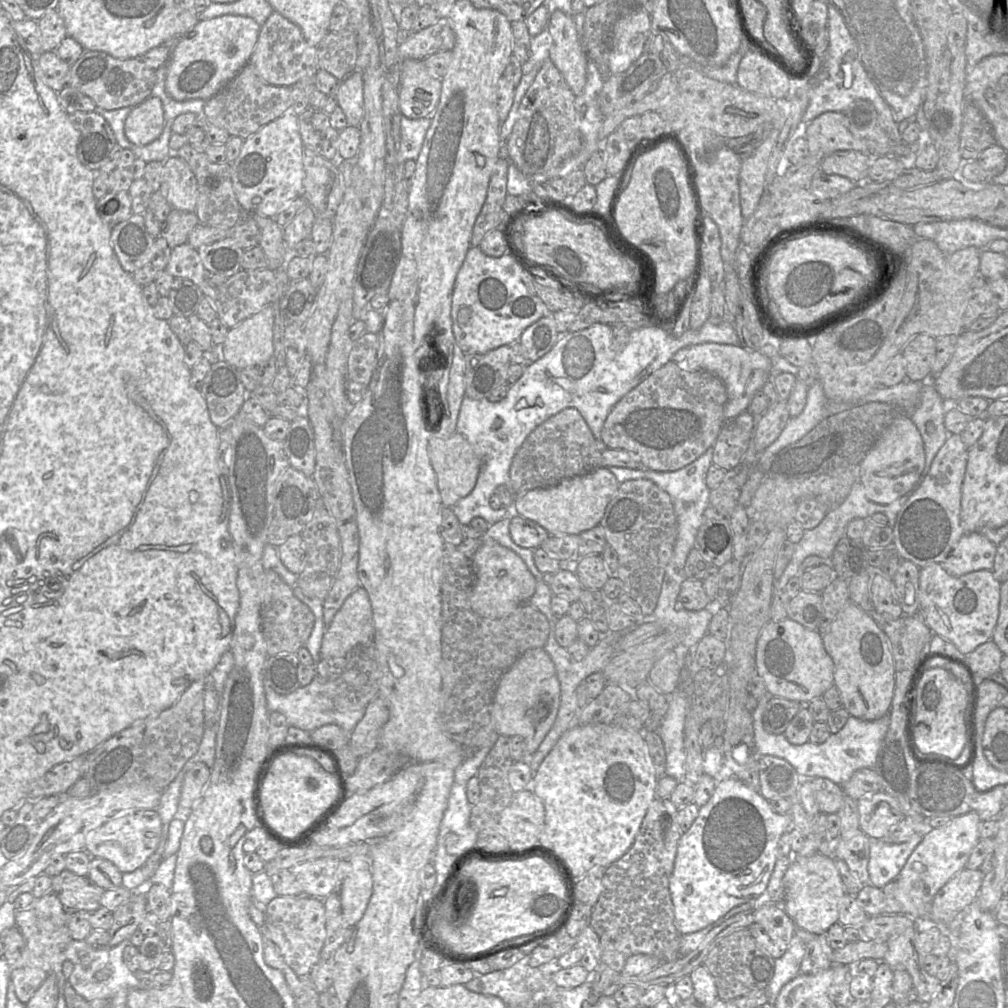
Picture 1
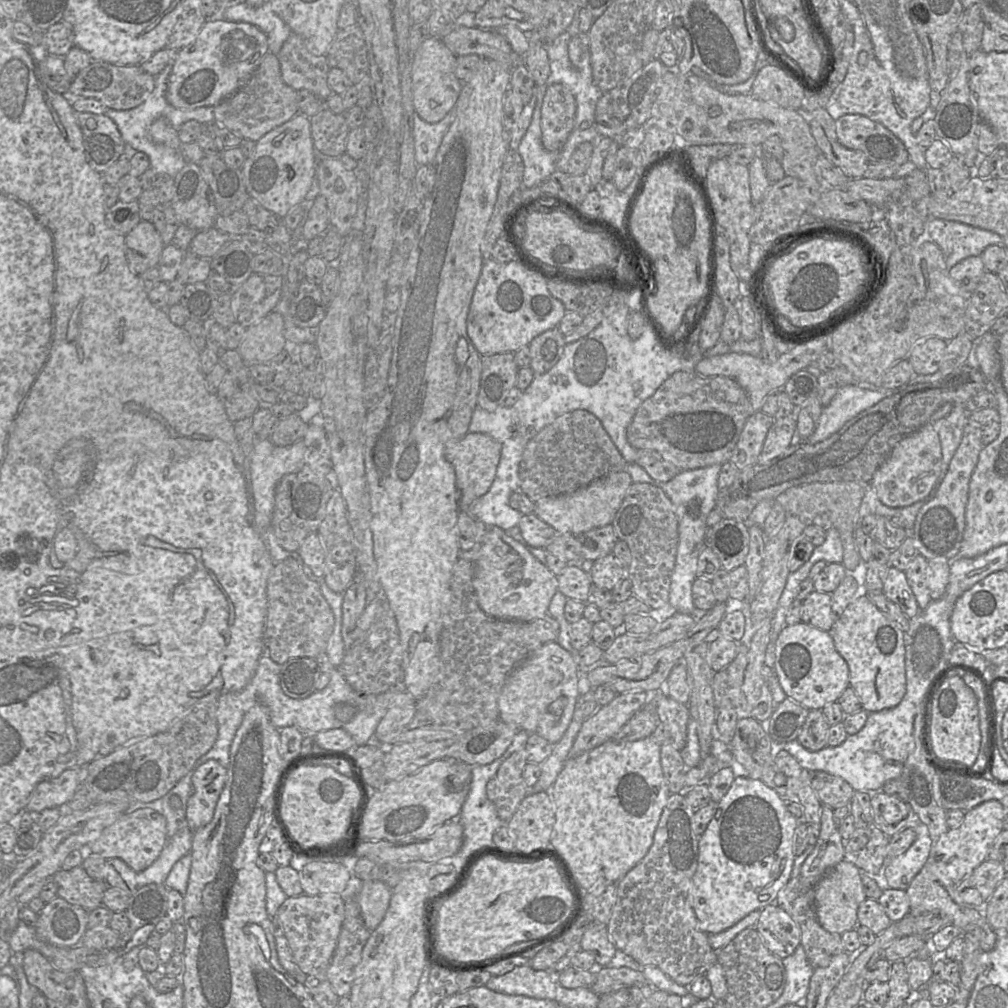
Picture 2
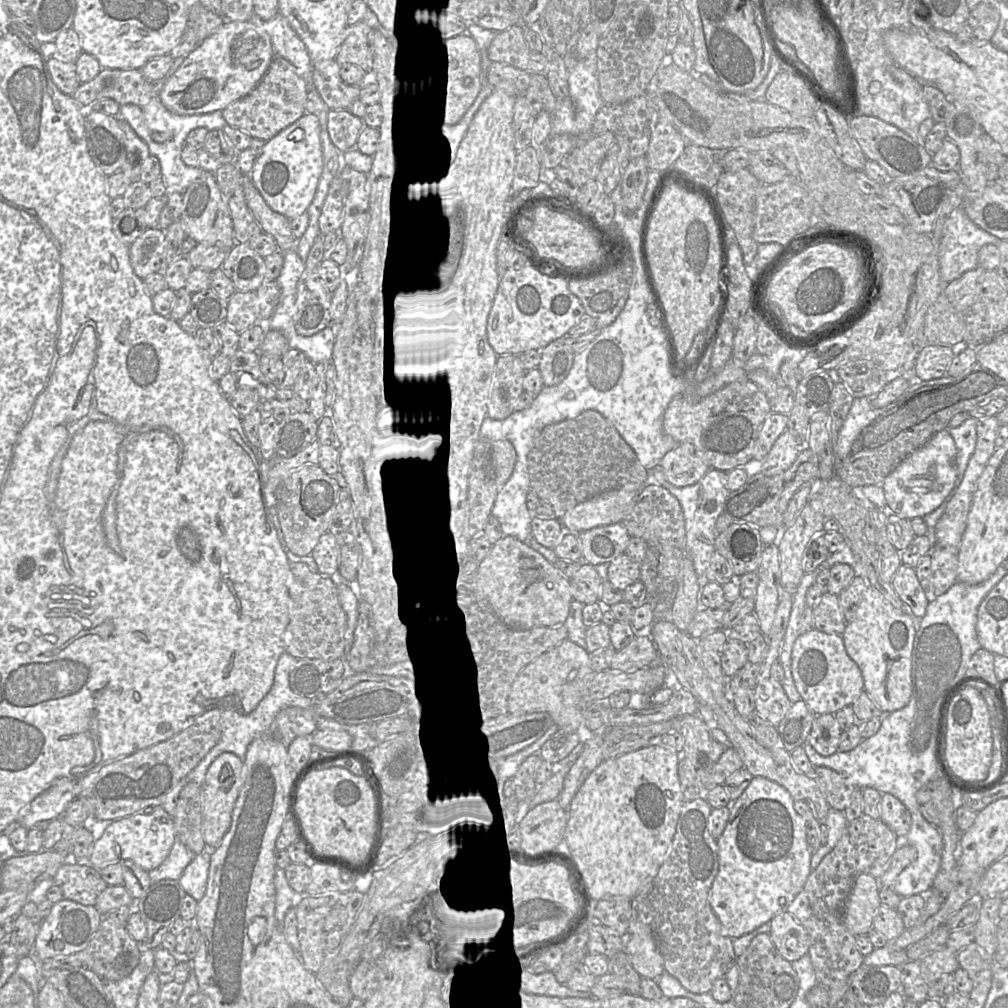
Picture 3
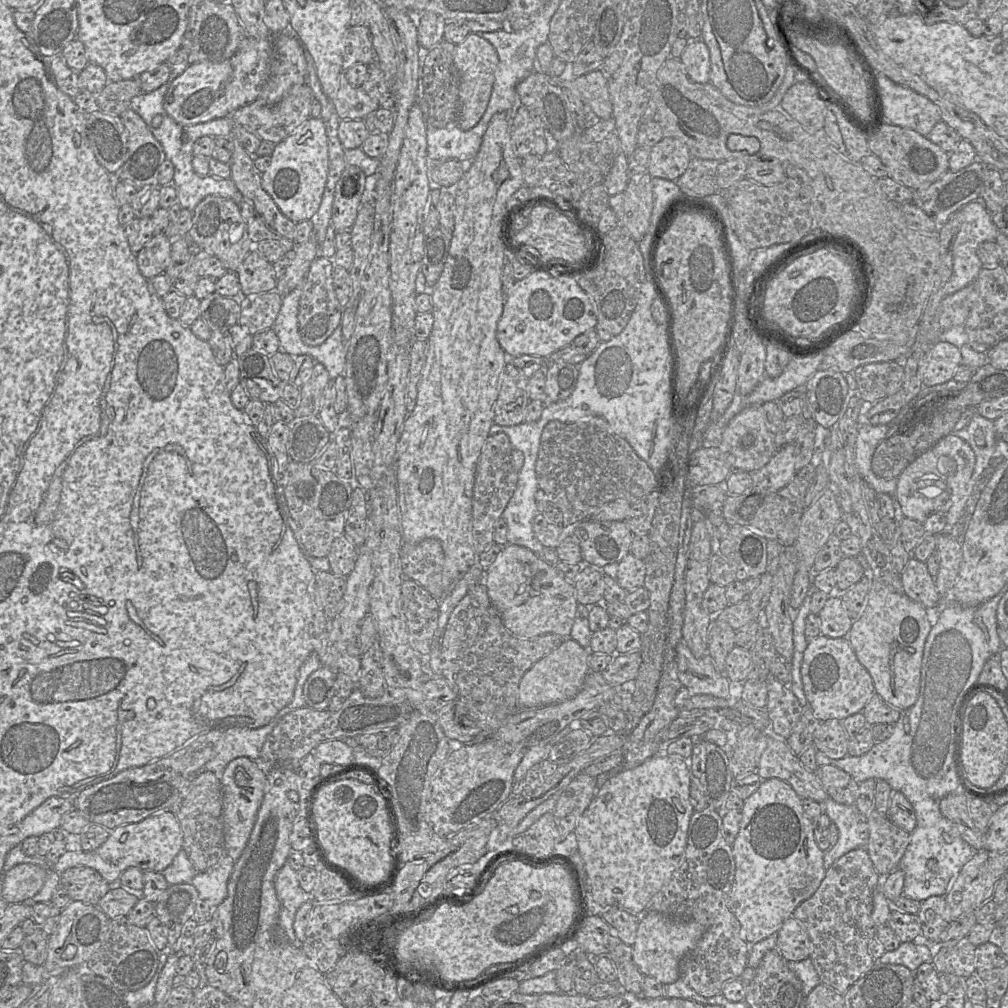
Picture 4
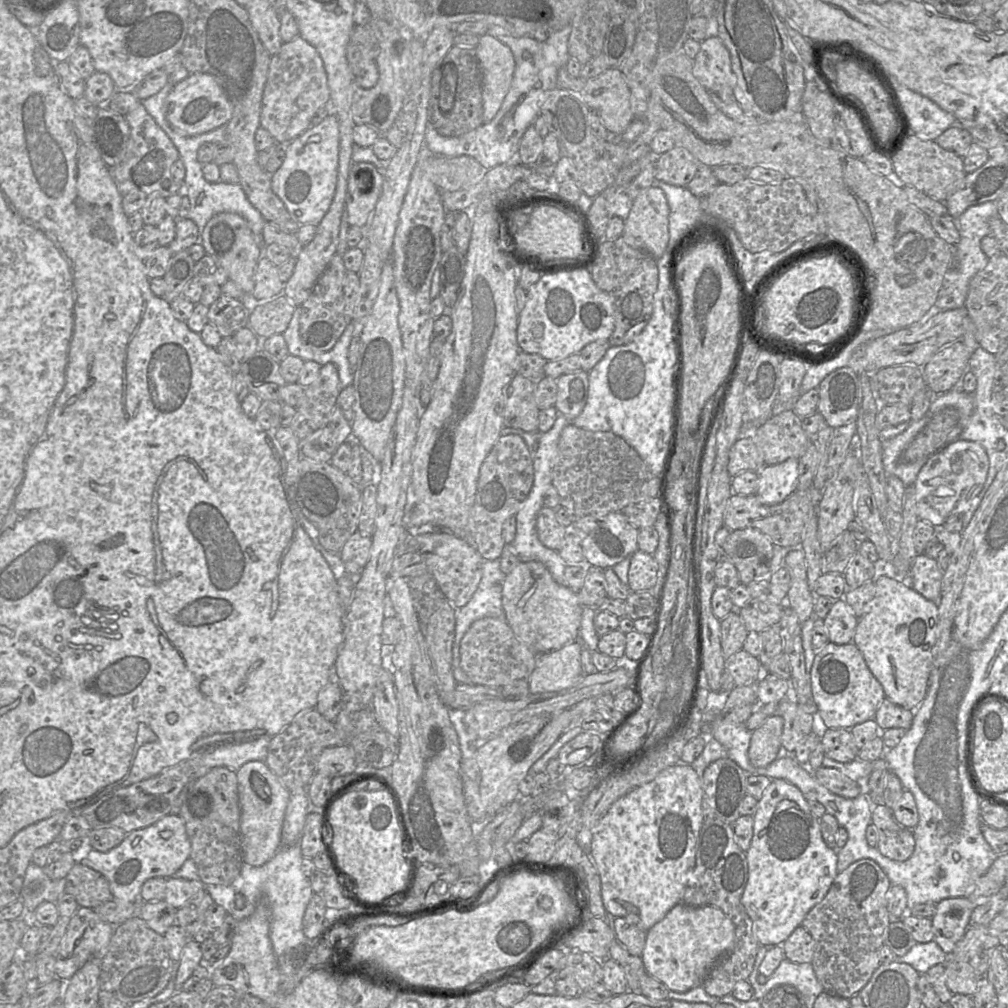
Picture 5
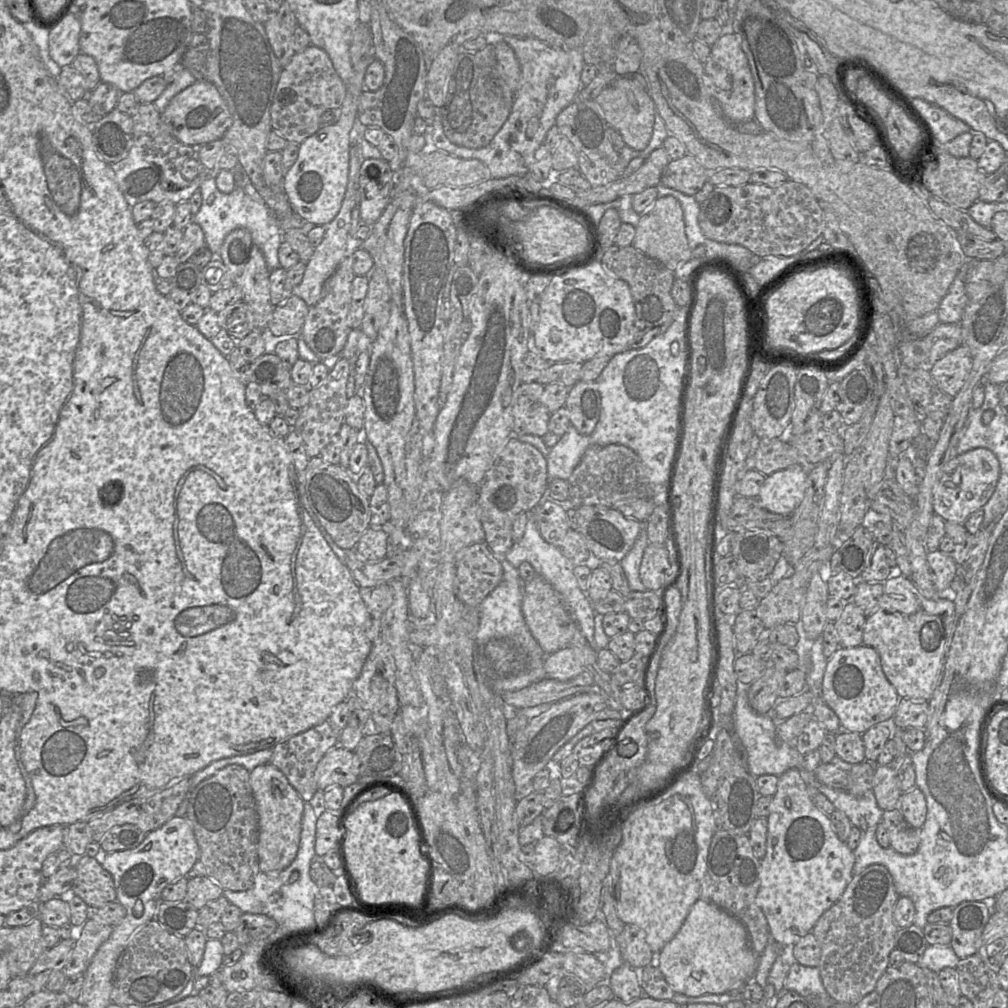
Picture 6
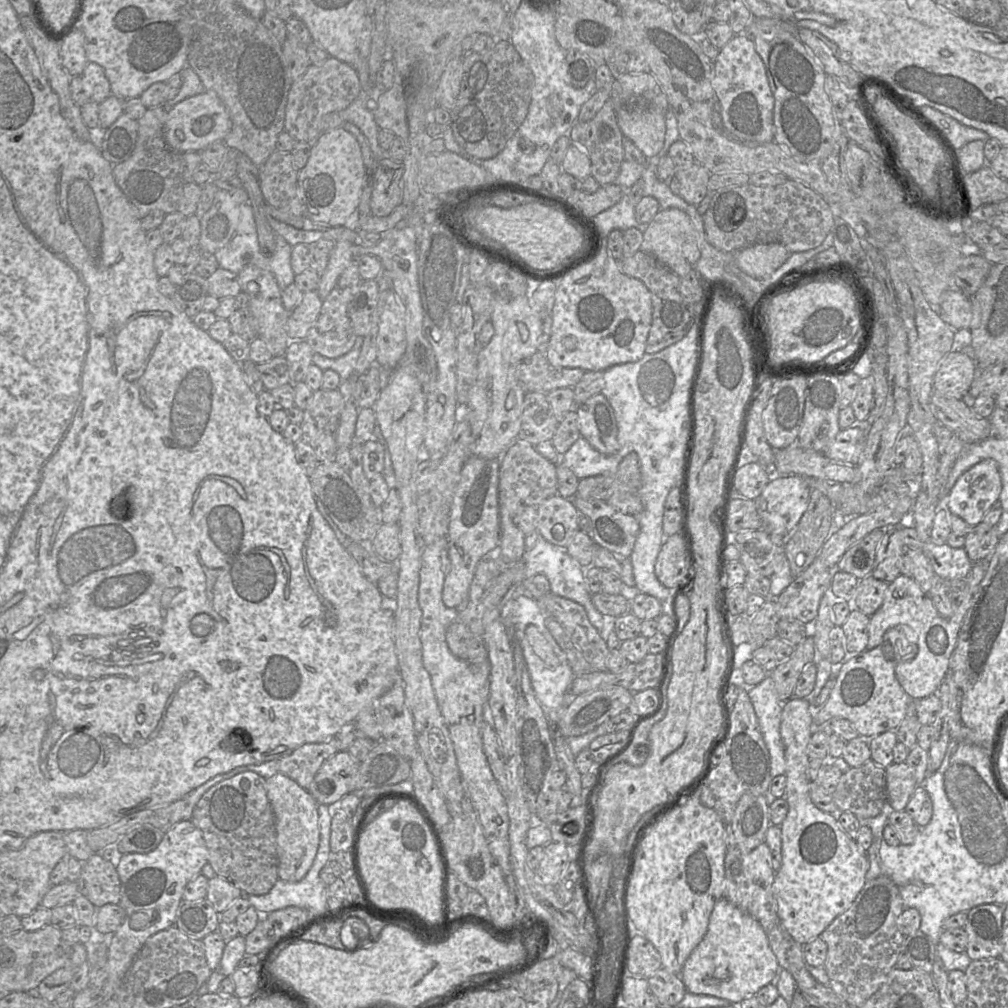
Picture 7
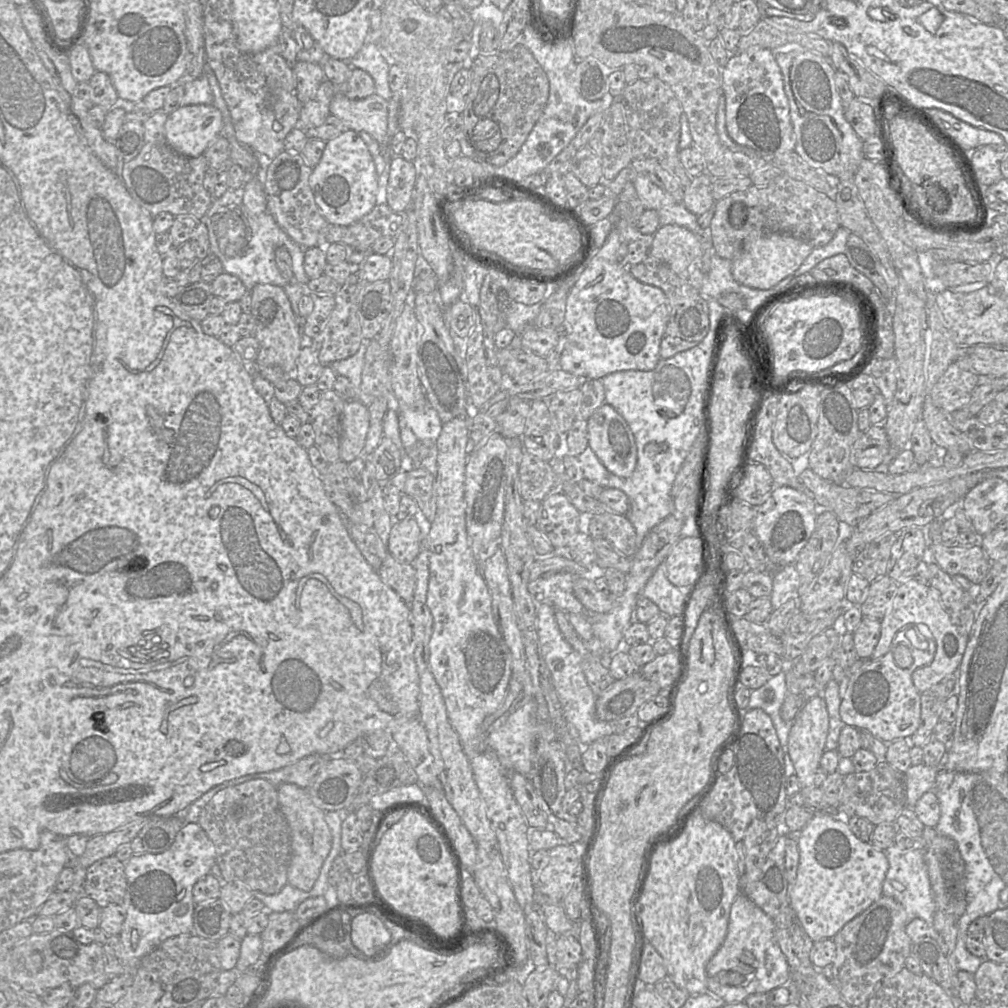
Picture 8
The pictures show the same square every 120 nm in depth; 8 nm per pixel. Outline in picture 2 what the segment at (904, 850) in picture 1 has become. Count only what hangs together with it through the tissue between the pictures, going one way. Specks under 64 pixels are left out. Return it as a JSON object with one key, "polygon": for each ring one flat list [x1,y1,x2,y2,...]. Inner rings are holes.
{"polygon":[[916,815,907,823,907,828,915,831,916,840,904,854,894,858,886,857,881,869,890,889,907,890,926,864,934,844,927,826]]}

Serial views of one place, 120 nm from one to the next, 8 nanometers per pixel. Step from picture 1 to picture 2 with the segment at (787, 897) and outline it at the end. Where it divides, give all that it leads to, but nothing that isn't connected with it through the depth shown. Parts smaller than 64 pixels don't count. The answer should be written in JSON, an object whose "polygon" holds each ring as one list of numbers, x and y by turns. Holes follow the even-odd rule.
{"polygon":[[843,860,832,868,814,888,813,903,816,918,826,931,841,935,857,928,857,911,859,905,866,899,858,868]]}

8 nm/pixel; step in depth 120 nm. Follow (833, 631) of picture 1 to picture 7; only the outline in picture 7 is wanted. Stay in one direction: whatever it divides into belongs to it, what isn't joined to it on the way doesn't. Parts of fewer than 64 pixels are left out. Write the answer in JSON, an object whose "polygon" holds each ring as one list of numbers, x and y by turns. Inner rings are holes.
{"polygon":[[899,575,888,584,882,606,870,616,867,649,881,645,884,634,900,625,909,626,917,634,917,655,911,660,898,662,895,667,896,678,910,699,920,700,935,694,943,681,962,624,962,614,958,611,958,606,962,602,961,594,956,600,957,612,950,618,943,618,939,615,932,599,912,577]]}

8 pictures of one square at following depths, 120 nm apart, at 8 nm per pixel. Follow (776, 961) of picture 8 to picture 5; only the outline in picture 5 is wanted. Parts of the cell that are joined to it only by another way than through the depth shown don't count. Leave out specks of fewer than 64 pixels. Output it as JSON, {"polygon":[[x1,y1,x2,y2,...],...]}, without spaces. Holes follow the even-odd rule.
{"polygon":[[679,903,646,932,641,959,645,971,650,976,662,982,669,991,683,993,701,986,712,966,732,948,734,939,734,924,720,909,713,906,694,907]]}

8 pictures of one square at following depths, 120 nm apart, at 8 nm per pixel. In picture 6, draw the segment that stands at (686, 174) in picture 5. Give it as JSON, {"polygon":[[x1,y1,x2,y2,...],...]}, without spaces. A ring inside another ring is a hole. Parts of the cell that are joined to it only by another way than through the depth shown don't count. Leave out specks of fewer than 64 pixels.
{"polygon":[[694,156,671,160,661,175,663,185,694,196,709,178,708,171]]}

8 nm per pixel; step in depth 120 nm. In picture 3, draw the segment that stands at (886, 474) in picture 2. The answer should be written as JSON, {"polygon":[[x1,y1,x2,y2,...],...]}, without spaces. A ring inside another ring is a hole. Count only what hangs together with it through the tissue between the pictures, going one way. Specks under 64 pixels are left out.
{"polygon":[[948,429,937,432,926,444,907,456,884,480,882,488,889,510,913,519,935,511,957,487,957,447]]}

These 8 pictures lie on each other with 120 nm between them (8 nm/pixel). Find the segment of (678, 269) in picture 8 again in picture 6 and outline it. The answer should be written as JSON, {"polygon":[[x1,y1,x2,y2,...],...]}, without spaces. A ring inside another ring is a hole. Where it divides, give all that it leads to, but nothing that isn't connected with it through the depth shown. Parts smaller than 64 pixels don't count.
{"polygon":[[659,196,652,206,640,215,635,229,636,234,632,246,667,268,674,271,677,266,691,259,691,249,685,233,683,209,675,197]]}

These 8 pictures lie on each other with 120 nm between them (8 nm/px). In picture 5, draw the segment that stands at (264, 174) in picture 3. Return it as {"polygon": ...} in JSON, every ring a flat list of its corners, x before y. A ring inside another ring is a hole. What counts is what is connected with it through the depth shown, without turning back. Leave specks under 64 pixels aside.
{"polygon":[[328,115,320,123,311,126,302,135,285,145,285,150,286,157,282,166,271,175,272,190,299,225,318,226,329,211,337,187,340,151,340,129,337,116]]}

